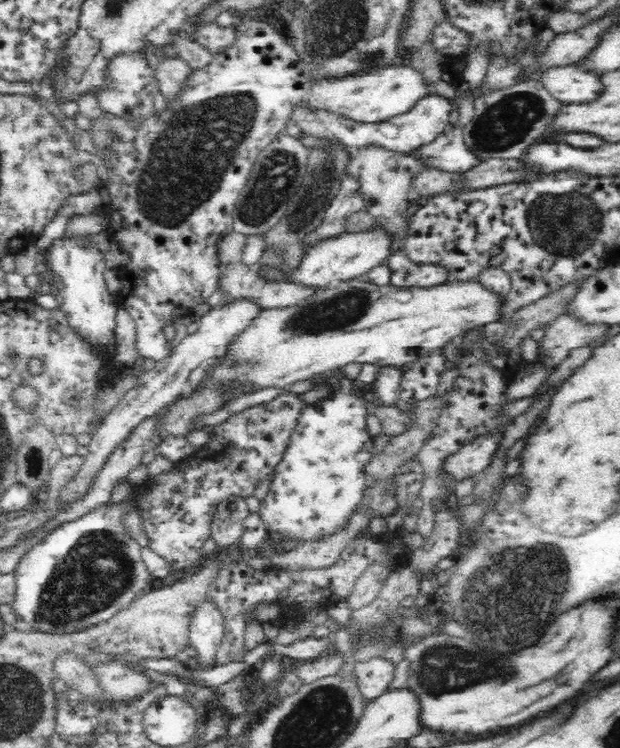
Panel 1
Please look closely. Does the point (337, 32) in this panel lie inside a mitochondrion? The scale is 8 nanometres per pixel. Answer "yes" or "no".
yes

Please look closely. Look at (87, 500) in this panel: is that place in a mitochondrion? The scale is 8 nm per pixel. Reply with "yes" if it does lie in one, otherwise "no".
no

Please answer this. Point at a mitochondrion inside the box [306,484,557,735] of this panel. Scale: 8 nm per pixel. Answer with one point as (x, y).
(451, 666)

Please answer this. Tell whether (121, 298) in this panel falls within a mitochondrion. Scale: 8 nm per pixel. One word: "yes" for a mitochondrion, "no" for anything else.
no

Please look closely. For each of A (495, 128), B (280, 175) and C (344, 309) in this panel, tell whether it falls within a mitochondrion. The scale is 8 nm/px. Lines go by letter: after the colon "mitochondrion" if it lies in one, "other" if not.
A: mitochondrion
B: mitochondrion
C: mitochondrion

